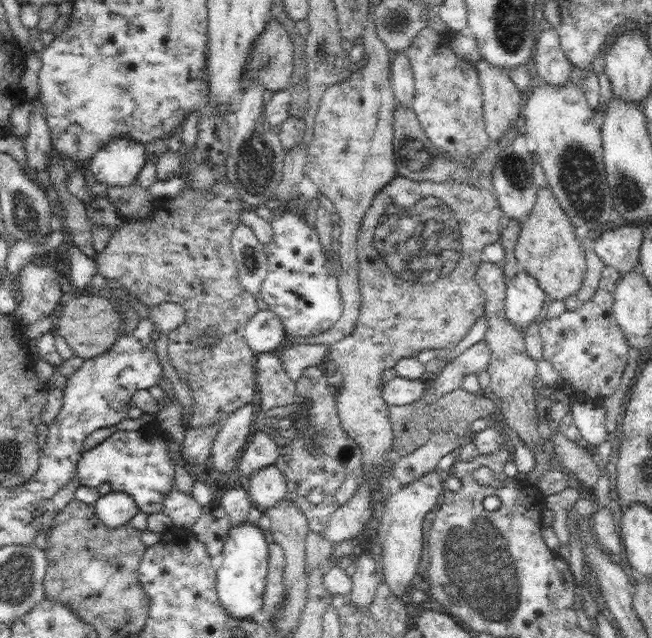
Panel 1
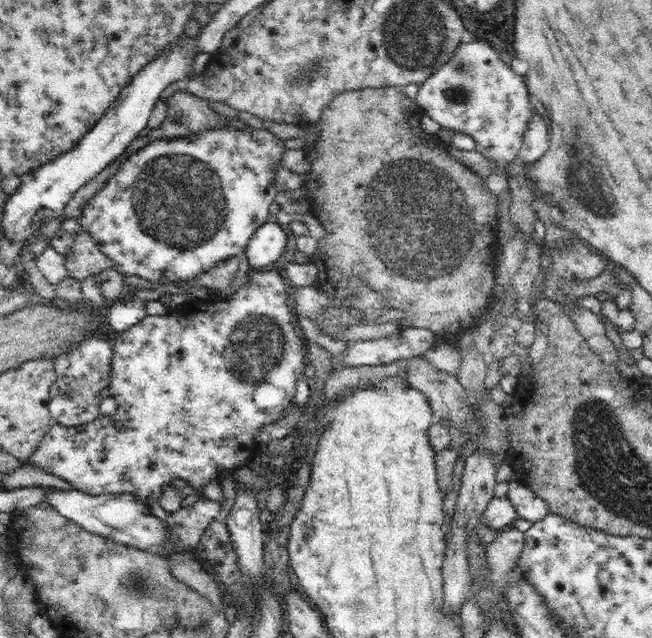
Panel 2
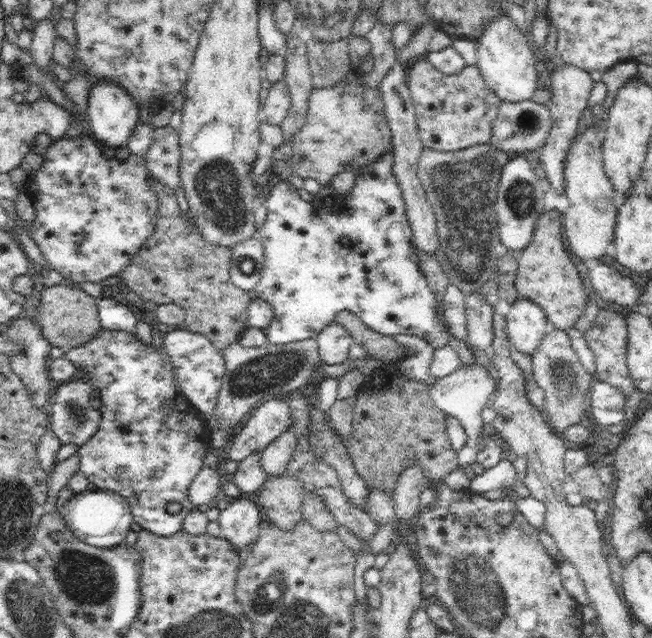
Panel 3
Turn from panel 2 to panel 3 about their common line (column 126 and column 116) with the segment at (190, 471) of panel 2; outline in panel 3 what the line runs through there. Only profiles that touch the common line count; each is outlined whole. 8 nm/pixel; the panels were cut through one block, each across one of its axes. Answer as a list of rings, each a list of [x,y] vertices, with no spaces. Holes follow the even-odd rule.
[[[101,328],[101,332],[99,332],[91,342],[83,344],[81,348],[65,350],[65,352],[63,352],[63,358],[69,360],[69,362],[79,370],[79,376],[81,376],[81,378],[87,376],[87,378],[91,380],[93,388],[99,390],[99,400],[101,400],[97,432],[93,434],[93,438],[91,438],[87,444],[83,444],[83,446],[77,450],[77,454],[79,454],[79,472],[81,472],[91,484],[95,484],[95,490],[99,490],[99,492],[115,492],[115,494],[123,496],[125,502],[127,502],[129,508],[131,508],[133,522],[137,522],[143,530],[149,530],[149,532],[153,532],[153,534],[157,534],[157,536],[173,536],[175,532],[183,530],[181,526],[183,526],[183,520],[185,520],[187,512],[189,512],[189,510],[195,510],[195,506],[191,504],[187,492],[189,492],[189,484],[193,482],[193,478],[195,478],[195,476],[199,474],[199,470],[203,468],[203,456],[205,456],[205,452],[209,452],[209,432],[207,432],[207,424],[205,424],[205,420],[201,418],[201,414],[199,414],[197,410],[193,410],[193,406],[189,404],[187,396],[183,396],[183,392],[179,390],[179,382],[175,380],[175,370],[173,370],[171,364],[169,364],[169,358],[167,358],[165,348],[157,348],[157,350],[155,350],[153,346],[147,346],[147,344],[139,342],[131,332],[123,332],[123,330],[119,330],[119,332],[109,332],[109,330]],[[169,502],[181,504],[181,506],[179,506],[181,512],[169,514],[169,512],[167,512],[167,504],[169,504]]]

